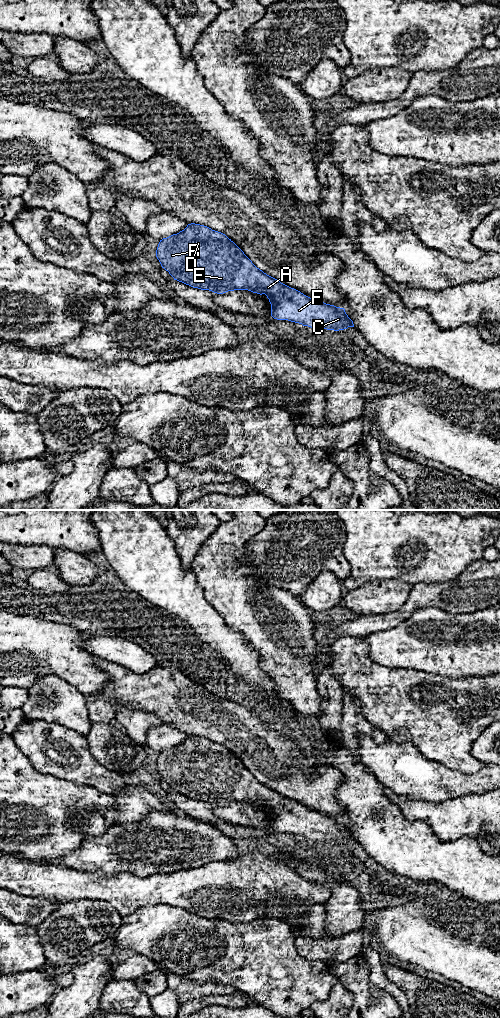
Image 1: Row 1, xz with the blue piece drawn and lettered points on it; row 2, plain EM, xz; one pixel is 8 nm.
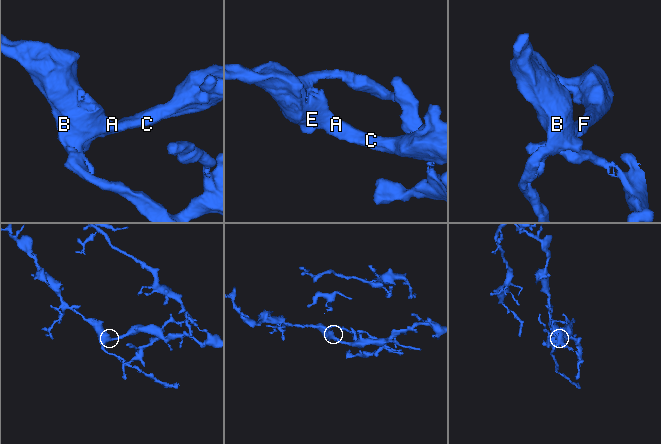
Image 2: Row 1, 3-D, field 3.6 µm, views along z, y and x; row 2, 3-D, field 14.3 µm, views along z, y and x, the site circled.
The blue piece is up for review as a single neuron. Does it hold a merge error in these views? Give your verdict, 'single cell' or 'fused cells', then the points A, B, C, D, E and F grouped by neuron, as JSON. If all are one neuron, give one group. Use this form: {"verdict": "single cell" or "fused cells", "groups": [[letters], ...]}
{"verdict": "single cell", "groups": [["A", "B", "C", "D", "E", "F"]]}

